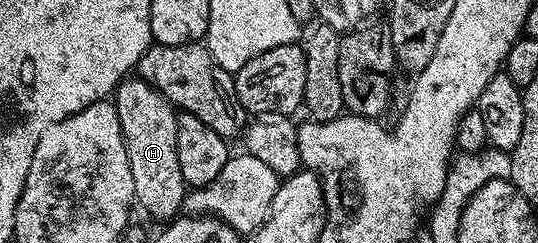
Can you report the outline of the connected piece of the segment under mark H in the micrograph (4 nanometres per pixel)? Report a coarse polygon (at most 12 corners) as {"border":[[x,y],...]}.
{"border":[[137,75],[113,104],[138,208],[167,223],[189,187],[175,106]]}

